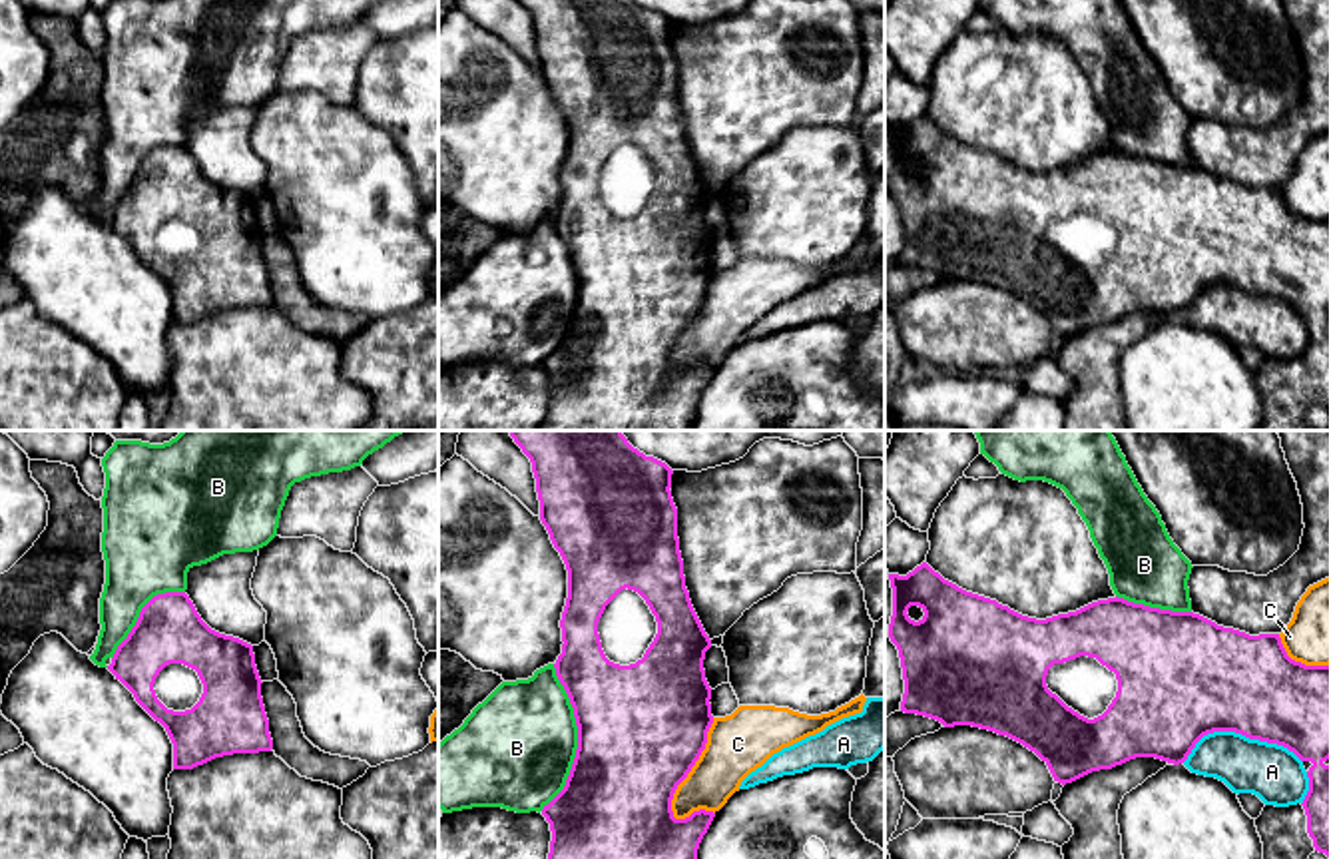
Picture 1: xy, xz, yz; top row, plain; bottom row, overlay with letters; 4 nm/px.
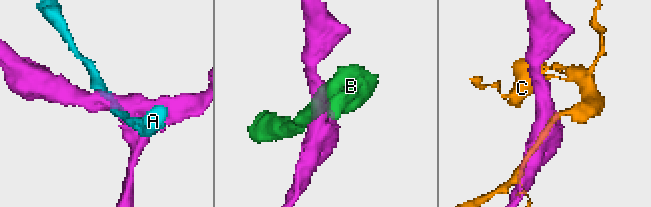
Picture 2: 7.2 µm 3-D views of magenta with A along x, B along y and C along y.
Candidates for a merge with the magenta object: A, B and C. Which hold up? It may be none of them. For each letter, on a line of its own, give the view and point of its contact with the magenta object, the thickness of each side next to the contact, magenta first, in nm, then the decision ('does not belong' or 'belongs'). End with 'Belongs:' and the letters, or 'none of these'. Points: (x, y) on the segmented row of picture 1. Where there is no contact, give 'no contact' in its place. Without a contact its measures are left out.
A: contact yz (1240, 732); calibres 440 and 220 nm; does not belong
B: contact xz (578, 738); calibres 500 and 460 nm; does not belong
C: contact xz (690, 770); calibres 500 and 240 nm; does not belong
Belongs: none of these

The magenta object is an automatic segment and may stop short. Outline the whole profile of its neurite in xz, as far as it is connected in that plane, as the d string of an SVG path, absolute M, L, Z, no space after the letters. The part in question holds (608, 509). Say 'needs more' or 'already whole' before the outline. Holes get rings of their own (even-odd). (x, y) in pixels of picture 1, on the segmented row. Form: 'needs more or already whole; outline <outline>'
needs more; outline M508 430L514 442L532 462L536 492L540 500L540 520L546 526L554 548L560 552L568 570L568 598L562 612L562 654L554 668L564 686L578 725L578 749L564 789L542 809L550 823L552 841L548 859L697 859L697 849L707 833L715 813L693 811L685 819L675 819L671 799L677 785L687 777L707 743L707 731L713 723L711 688L705 680L703 660L711 648L685 588L683 560L677 538L677 508L671 498L673 470L634 448L622 430Z

